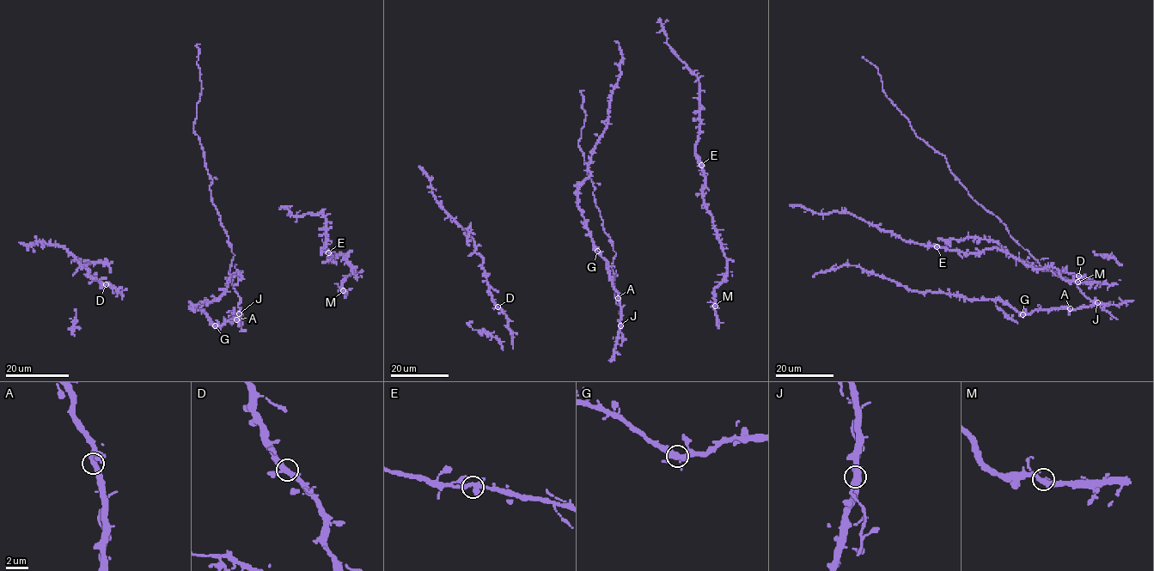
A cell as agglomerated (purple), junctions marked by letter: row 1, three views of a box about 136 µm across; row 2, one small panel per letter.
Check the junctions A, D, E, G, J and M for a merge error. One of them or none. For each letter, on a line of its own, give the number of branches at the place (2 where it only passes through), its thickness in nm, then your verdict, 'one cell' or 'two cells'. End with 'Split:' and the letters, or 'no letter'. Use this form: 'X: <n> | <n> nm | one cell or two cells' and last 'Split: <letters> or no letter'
A: 3 | 400 nm | one cell
D: 4 | 360 nm | one cell
E: 5 | 380 nm | one cell
G: 4 | 380 nm | one cell
J: 4 | 440 nm | one cell
M: 3 | 380 nm | one cell
Split: no letter

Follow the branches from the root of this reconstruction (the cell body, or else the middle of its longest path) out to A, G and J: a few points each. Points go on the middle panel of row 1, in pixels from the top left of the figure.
A: (586, 180), (577, 191), (577, 208), (596, 250), (607, 263), (618, 298)
G: (586, 180), (577, 191), (577, 204), (597, 251)
J: (586, 180), (577, 191), (577, 208), (596, 250), (607, 263), (612, 286), (619, 301), (619, 324)

